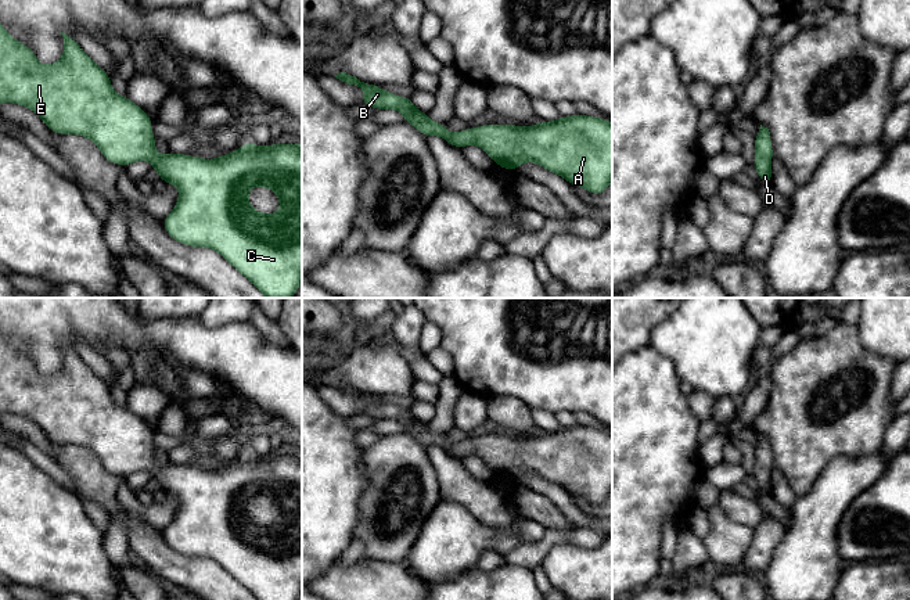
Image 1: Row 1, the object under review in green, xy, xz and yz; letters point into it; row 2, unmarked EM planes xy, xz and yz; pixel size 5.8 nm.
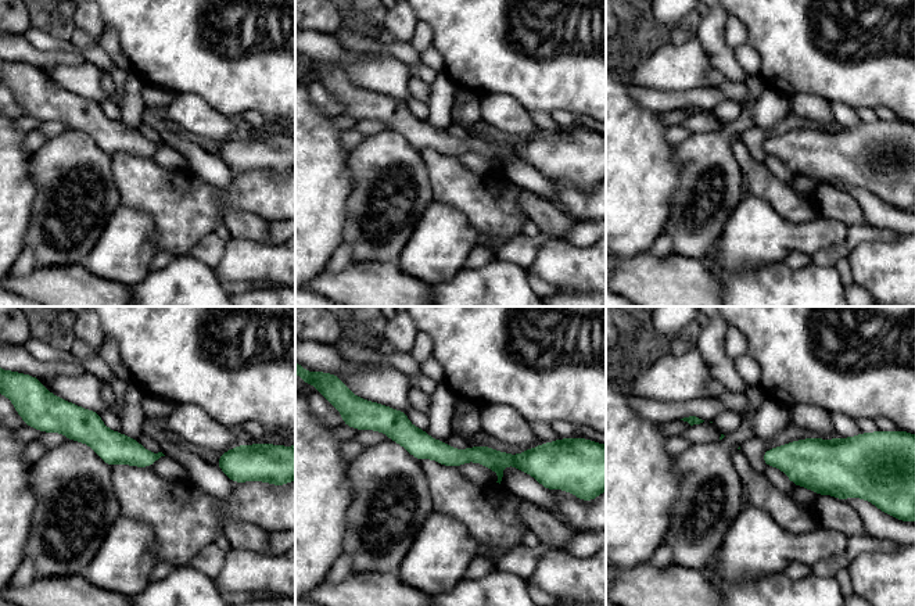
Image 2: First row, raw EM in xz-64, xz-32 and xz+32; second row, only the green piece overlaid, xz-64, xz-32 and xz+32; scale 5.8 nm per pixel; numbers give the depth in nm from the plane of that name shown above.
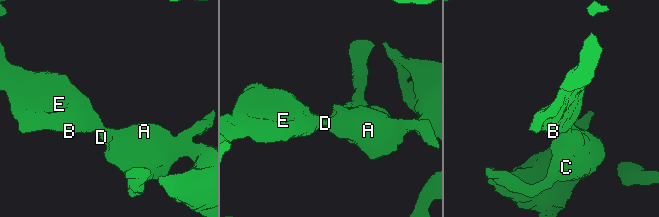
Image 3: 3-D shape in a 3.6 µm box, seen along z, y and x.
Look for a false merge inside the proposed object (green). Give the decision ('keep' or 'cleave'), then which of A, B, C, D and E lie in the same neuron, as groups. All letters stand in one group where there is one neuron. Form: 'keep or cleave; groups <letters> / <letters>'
keep; groups A B C D E

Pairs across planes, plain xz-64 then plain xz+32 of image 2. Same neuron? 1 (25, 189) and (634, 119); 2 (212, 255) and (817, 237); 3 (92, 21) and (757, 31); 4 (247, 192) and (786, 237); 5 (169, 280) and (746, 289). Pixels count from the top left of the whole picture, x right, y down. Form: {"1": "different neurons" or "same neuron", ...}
{"1": "same neuron", "2": "different neurons", "3": "different neurons", "4": "different neurons", "5": "same neuron"}

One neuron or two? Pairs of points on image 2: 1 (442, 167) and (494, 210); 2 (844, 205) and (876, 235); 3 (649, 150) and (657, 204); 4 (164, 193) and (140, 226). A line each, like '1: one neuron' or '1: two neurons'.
1: one neuron
2: two neurons
3: one neuron
4: two neurons

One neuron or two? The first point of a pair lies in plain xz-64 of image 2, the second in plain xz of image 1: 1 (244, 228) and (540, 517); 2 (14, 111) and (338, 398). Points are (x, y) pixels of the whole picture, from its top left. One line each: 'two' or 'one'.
1: one
2: one

